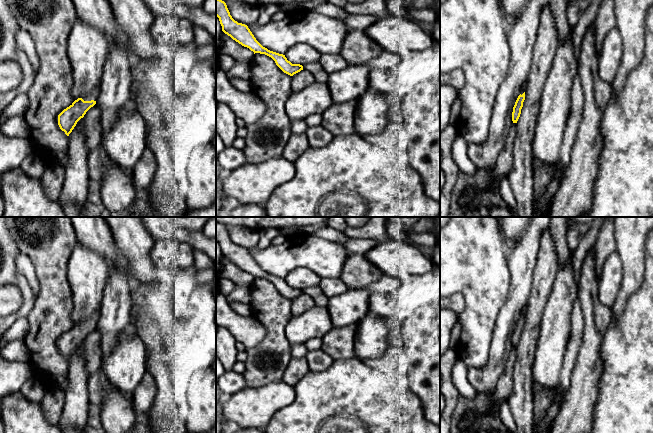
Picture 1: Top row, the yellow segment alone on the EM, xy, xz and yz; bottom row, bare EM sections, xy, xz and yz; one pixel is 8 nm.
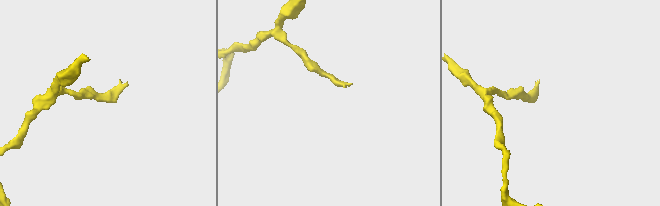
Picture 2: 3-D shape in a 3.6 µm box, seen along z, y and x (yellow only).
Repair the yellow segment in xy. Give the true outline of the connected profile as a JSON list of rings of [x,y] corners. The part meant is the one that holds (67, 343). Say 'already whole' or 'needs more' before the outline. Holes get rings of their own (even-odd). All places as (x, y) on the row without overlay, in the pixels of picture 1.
needs more | [[[100,310],[96,311],[91,317],[75,324],[58,339],[58,349],[67,360],[69,360],[77,346],[84,341],[86,336],[96,328],[100,315]]]

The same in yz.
needs more | [[[524,307],[521,311],[520,319],[518,320],[515,329],[513,331],[513,336],[512,336],[512,345],[513,347],[517,347],[520,338],[521,338],[521,333],[523,331],[523,326],[525,324],[525,314],[526,314],[526,307]]]

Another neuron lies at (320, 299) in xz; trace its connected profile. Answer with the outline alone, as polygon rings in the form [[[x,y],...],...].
[[[313,286],[303,289],[303,293],[307,294],[318,307],[327,307],[329,297],[321,290],[319,286]]]

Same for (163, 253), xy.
[[[175,239],[156,241],[151,250],[151,257],[156,267],[169,266],[175,260],[179,245],[180,242]]]

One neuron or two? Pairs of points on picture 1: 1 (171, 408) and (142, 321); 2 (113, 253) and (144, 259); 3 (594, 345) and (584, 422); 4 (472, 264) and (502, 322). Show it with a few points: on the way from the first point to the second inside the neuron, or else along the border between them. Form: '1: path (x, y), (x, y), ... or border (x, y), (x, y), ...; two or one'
1: border (157, 323), (146, 325), (139, 336); two
2: border (112, 234), (115, 245), (129, 263), (133, 276); two
3: path (589, 364), (584, 377), (584, 403); one
4: border (509, 293), (506, 302), (499, 311), (492, 337); two

